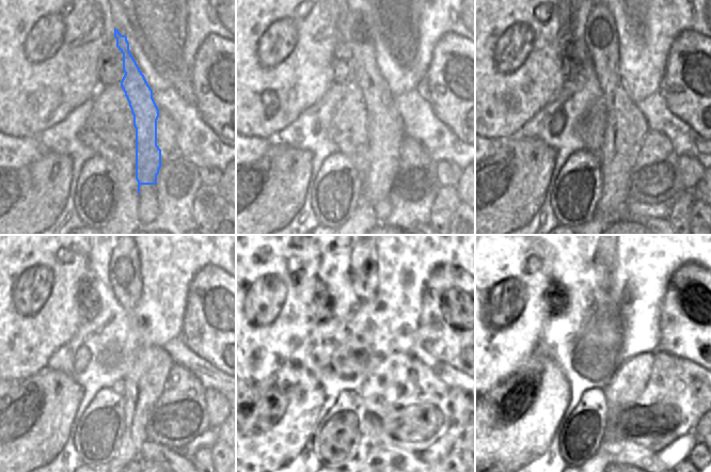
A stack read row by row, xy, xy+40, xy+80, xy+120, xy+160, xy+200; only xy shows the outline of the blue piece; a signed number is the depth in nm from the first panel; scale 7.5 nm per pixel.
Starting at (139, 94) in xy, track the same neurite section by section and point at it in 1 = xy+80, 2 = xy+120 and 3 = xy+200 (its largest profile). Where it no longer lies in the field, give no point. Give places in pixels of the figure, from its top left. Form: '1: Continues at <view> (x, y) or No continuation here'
1: Continues at xy+80 (626, 129)
2: Continues at xy+120 (142, 387)
3: Continues at xy+200 (630, 381).

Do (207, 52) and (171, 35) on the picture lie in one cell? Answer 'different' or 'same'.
different

